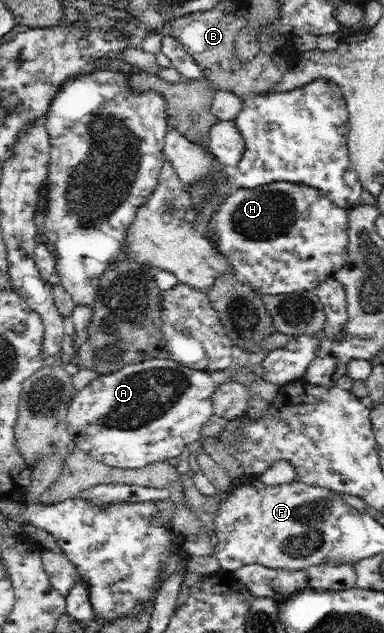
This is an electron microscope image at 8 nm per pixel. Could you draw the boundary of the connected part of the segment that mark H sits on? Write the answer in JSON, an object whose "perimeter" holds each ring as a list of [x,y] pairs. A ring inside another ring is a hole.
{"perimeter":[[[274,182],[253,188],[234,188],[220,211],[211,217],[211,241],[228,258],[238,281],[249,282],[262,294],[278,295],[309,290],[333,277],[348,259],[348,210],[336,206],[316,187]]]}

